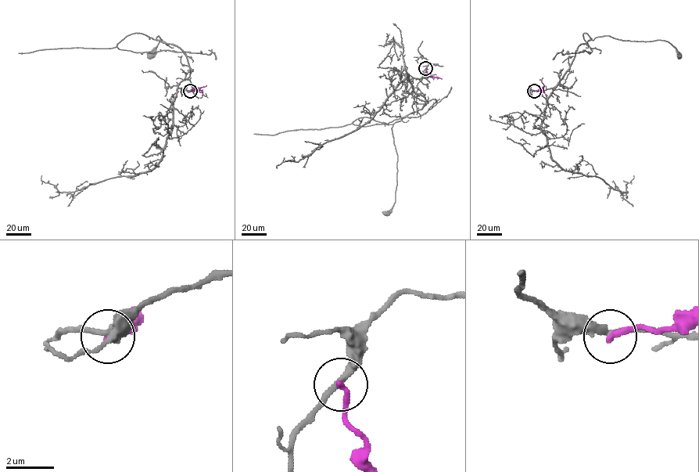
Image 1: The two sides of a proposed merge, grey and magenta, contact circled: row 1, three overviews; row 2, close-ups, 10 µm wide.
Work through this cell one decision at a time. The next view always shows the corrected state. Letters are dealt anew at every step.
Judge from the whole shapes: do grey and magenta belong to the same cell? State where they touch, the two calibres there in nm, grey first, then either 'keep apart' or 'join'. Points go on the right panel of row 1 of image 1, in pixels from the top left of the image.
place (534, 91); calibres 280 and 260 nm; keep apart

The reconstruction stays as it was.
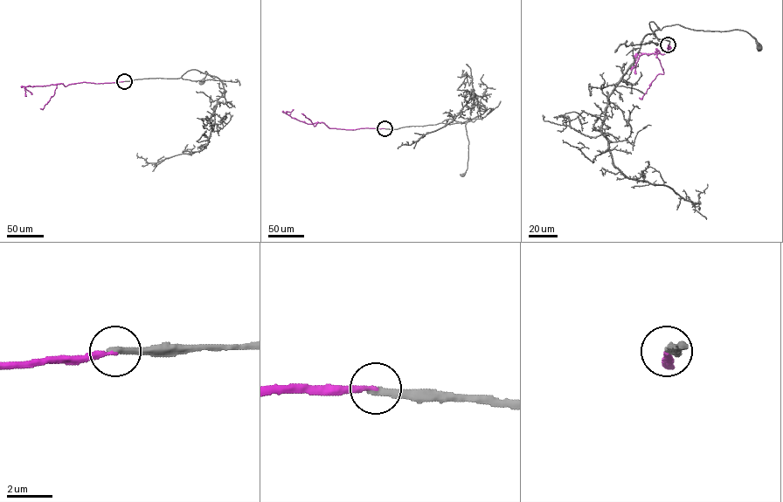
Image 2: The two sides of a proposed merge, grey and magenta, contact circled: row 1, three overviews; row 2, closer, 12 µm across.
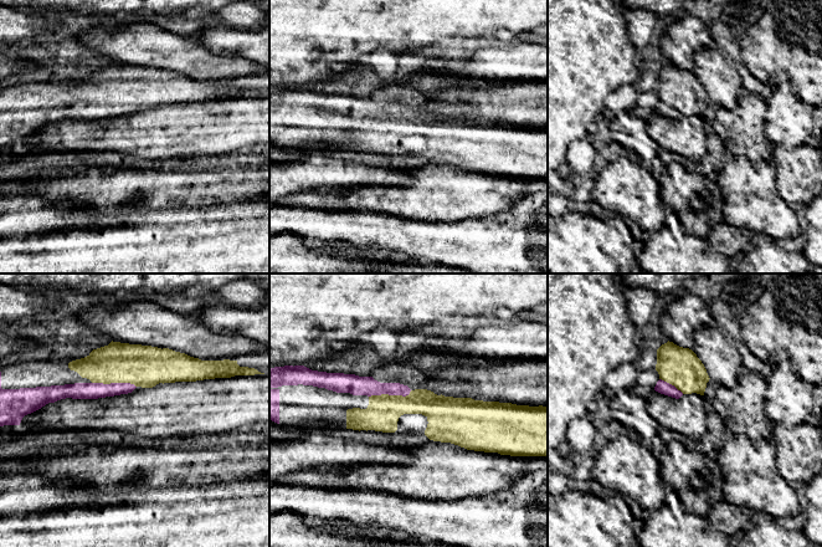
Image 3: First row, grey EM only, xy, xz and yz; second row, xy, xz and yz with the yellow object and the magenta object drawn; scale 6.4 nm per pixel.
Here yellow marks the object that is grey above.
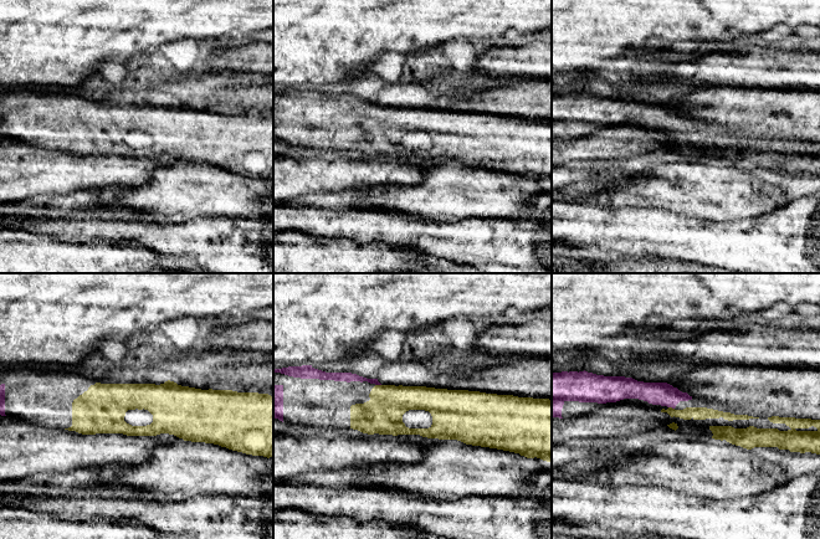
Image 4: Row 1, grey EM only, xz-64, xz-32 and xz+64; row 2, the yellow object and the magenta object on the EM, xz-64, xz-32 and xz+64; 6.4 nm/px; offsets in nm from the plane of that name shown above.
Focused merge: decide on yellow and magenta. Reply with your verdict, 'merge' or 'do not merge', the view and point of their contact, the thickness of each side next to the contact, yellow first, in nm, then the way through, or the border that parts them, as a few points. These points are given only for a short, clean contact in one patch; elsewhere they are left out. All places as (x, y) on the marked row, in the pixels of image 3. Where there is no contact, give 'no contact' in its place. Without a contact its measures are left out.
merge; contact xy (114, 382); calibres 280 and 110 nm; way xy (143, 366), (130, 366), (114, 382), (78, 390)

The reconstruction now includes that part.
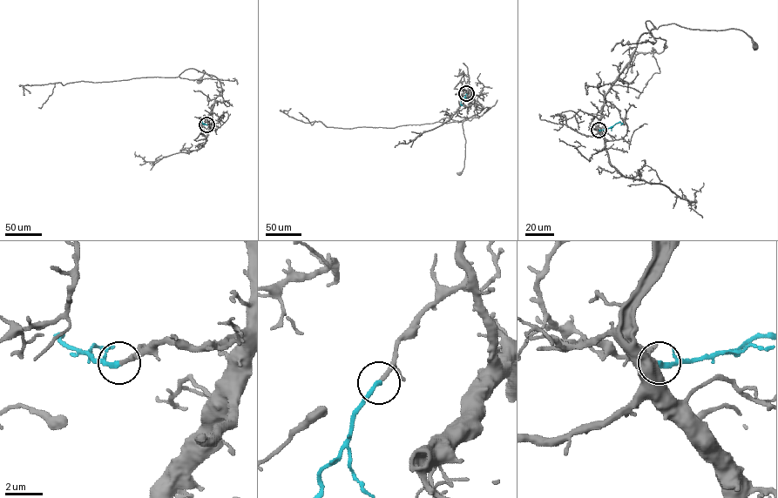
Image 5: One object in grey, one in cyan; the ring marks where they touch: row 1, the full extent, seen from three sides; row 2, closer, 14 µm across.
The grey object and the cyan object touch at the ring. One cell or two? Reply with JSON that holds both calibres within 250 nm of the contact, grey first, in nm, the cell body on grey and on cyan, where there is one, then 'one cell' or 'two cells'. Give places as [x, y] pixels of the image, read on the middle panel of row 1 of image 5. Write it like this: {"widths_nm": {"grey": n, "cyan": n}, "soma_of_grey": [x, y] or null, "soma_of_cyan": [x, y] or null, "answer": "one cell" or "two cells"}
{"widths_nm": {"grey": 200, "cyan": 280}, "soma_of_grey": [459, 173], "soma_of_cyan": null, "answer": "one cell"}

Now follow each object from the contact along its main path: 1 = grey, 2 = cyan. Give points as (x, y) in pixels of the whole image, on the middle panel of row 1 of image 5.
1: (466, 93), (470, 90), (474, 101), (483, 109), (462, 124), (465, 157), (463, 167), (459, 173)
2: (466, 93), (462, 104)

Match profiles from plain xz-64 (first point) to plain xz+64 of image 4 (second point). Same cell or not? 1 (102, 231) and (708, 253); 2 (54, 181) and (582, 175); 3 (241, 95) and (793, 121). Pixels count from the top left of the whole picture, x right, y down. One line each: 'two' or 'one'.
1: one
2: one
3: one

